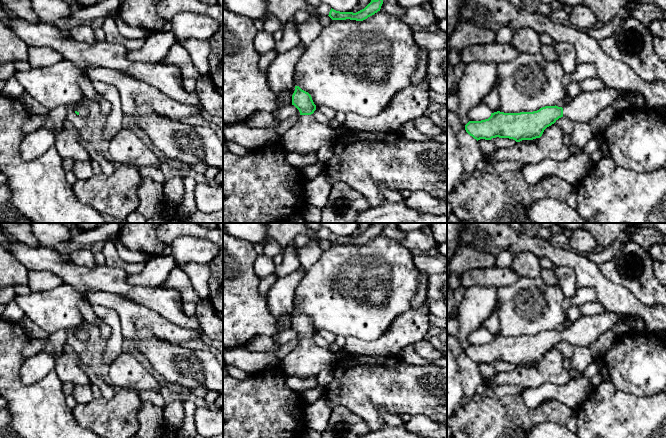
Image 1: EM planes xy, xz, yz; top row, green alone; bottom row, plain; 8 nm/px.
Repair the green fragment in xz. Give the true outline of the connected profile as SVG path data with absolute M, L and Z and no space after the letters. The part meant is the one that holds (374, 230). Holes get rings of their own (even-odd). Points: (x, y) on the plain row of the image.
M376 223L376 224L371 224L371 226L362 234L353 237L353 236L340 236L336 235L331 232L329 236L329 241L332 244L356 244L356 245L363 245L367 243L368 241L374 239L378 235L380 235L381 230L383 228L382 223Z

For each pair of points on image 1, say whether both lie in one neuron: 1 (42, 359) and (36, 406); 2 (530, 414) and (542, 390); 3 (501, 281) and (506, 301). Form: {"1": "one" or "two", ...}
{"1": "two", "2": "two", "3": "two"}

